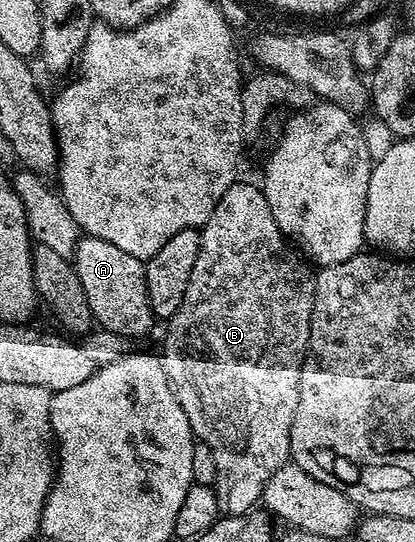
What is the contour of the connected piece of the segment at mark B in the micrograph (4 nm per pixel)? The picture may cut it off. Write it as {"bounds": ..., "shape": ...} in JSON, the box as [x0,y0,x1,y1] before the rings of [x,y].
{"bounds":[161,183,315,515],"shape":[[[236,183],[231,185],[229,191],[225,191],[225,195],[221,195],[213,215],[209,215],[209,219],[201,227],[197,263],[193,263],[193,275],[189,275],[189,287],[185,291],[181,307],[177,307],[175,314],[166,322],[167,338],[164,339],[163,350],[161,350],[167,377],[171,380],[177,399],[189,419],[192,433],[202,444],[208,445],[213,451],[213,459],[217,463],[217,475],[213,488],[217,499],[225,506],[228,514],[246,515],[252,512],[262,502],[263,492],[271,476],[282,465],[288,464],[291,455],[293,411],[297,411],[297,395],[301,387],[301,367],[305,364],[307,344],[311,334],[314,298],[315,279],[312,266],[292,248],[287,237],[279,229],[277,219],[274,218],[274,212],[270,209],[270,203],[266,201],[266,195],[263,194],[262,188],[258,184]]]}

